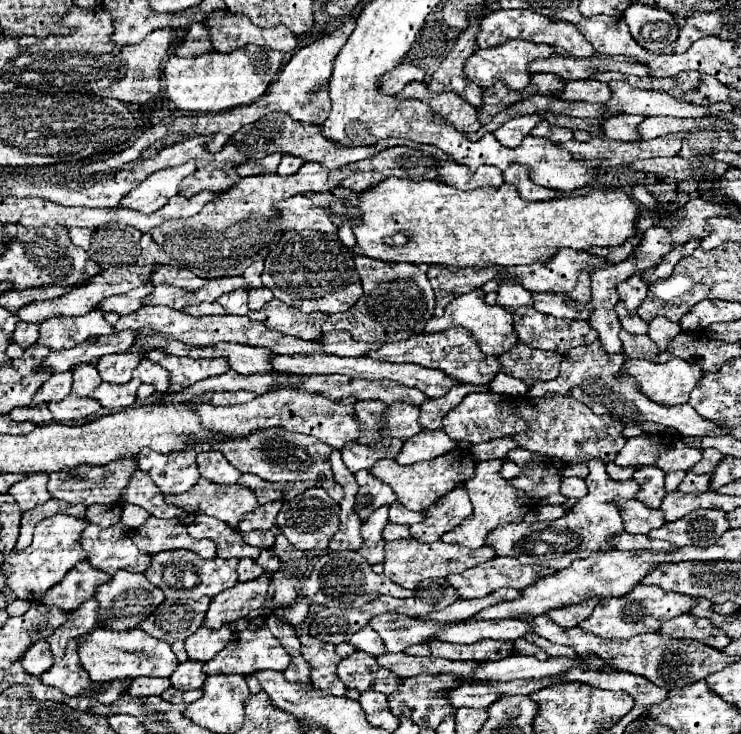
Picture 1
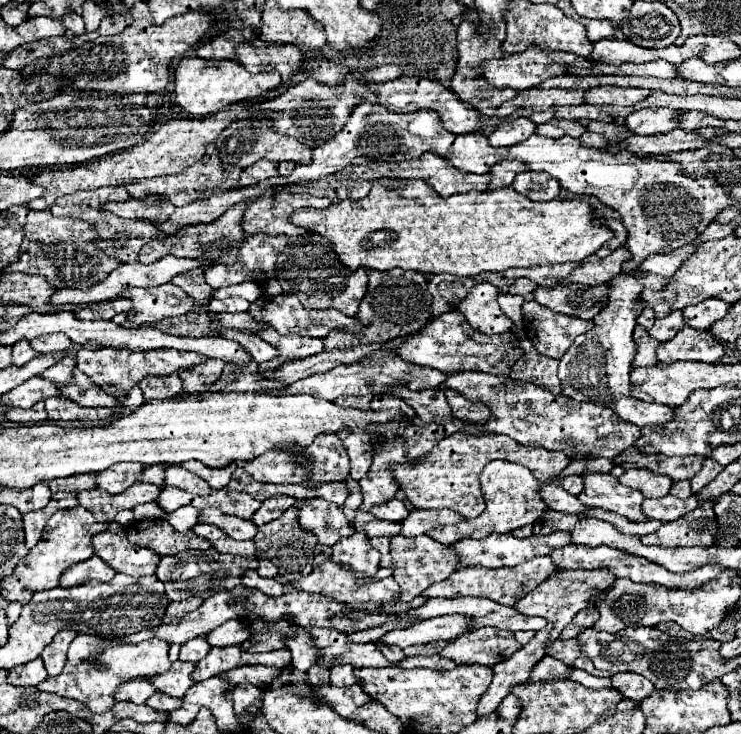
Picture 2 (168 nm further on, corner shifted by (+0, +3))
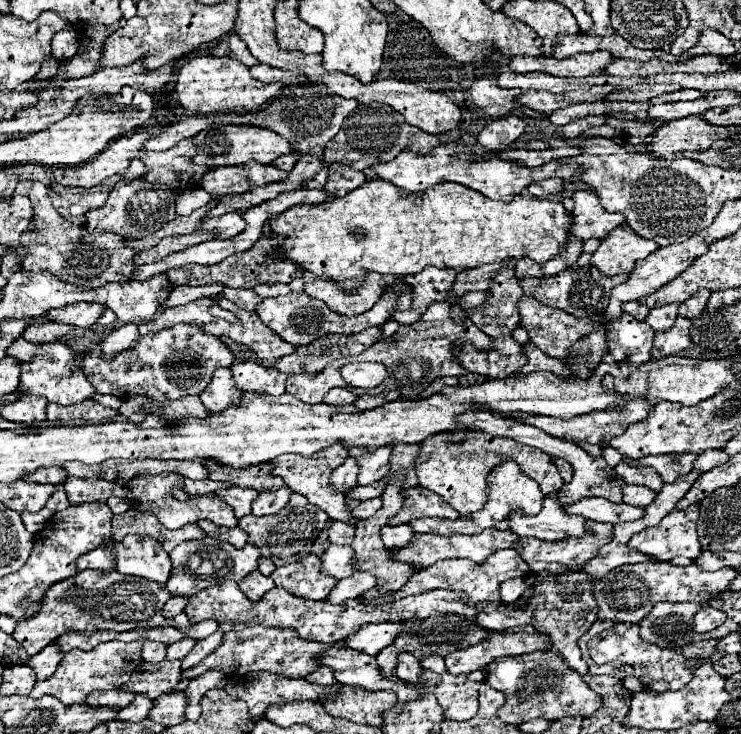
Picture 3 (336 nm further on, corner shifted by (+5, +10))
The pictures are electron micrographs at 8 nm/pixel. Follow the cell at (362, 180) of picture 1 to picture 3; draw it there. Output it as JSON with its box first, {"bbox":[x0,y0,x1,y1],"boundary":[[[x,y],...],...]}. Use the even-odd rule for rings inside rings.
{"bbox":[326,166,366,196],"boundary":[[[332,166],[332,168],[328,168],[328,172],[330,172],[330,176],[326,180],[326,186],[336,196],[346,194],[346,192],[350,192],[350,190],[354,190],[366,182],[364,172],[354,170],[350,166]]]}

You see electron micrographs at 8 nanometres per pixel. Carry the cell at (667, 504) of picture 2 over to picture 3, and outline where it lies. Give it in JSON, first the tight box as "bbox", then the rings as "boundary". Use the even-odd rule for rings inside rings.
{"bbox":[622,482,656,506],"boundary":[[[624,482],[622,484],[622,502],[630,504],[630,506],[648,506],[652,504],[652,500],[656,498],[656,492],[648,490],[646,486],[634,486],[634,484],[628,484]]]}

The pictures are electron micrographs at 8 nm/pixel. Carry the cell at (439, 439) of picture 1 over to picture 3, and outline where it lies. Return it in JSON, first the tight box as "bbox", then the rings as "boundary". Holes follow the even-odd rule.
{"bbox":[348,446,392,486],"boundary":[[[382,446],[380,450],[374,450],[372,454],[368,454],[368,450],[350,448],[348,456],[356,458],[358,468],[360,468],[358,484],[366,486],[388,474],[388,458],[392,456],[392,446]]]}

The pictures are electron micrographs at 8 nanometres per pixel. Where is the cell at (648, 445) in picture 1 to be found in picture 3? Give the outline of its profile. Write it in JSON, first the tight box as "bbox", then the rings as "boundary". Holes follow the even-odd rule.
{"bbox":[638,454,694,482],"boundary":[[[662,454],[662,456],[648,456],[644,460],[638,460],[640,466],[652,466],[662,480],[674,482],[676,478],[688,474],[692,470],[692,462],[694,462],[694,454]]]}

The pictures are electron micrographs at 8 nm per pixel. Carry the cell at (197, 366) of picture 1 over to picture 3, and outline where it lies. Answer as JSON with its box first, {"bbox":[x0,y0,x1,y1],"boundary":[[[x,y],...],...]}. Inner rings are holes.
{"bbox":[200,368,242,412],"boundary":[[[220,368],[216,370],[212,382],[208,384],[208,390],[200,394],[200,400],[210,412],[224,412],[230,406],[238,406],[242,400],[242,390],[236,388],[232,380],[232,370],[230,368]]]}

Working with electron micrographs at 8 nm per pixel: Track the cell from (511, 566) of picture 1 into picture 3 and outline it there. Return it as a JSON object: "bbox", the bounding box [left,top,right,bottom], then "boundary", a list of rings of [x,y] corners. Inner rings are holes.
{"bbox":[392,548,530,604],"boundary":[[[508,548],[508,550],[498,550],[496,554],[492,554],[490,558],[486,558],[480,564],[468,562],[468,560],[436,562],[424,570],[418,570],[416,574],[412,574],[412,578],[408,580],[408,586],[402,586],[402,590],[398,590],[392,596],[394,596],[394,600],[400,600],[400,598],[422,594],[428,590],[452,590],[452,592],[460,592],[462,602],[466,602],[466,604],[476,604],[482,600],[498,602],[500,600],[500,584],[504,580],[510,580],[516,576],[528,576],[528,574],[530,574],[528,564],[520,558],[520,554],[516,550]]]}

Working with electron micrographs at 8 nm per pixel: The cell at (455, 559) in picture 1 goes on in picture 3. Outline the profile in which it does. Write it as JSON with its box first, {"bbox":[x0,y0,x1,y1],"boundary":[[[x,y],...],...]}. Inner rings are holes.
{"bbox":[380,524,412,548],"boundary":[[[400,524],[400,526],[384,526],[380,530],[382,542],[386,548],[400,548],[400,546],[408,546],[408,542],[412,540],[412,528],[408,524]]]}

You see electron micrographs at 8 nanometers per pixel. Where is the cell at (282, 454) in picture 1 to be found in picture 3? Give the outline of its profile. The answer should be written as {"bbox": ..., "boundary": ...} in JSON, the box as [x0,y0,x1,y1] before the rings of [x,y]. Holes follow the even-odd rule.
{"bbox":[274,446,358,524],"boundary":[[[330,446],[328,450],[320,450],[312,456],[300,456],[300,454],[284,454],[284,458],[276,458],[274,460],[274,472],[276,476],[282,476],[286,486],[292,492],[298,492],[302,496],[306,496],[310,500],[310,504],[322,508],[332,520],[342,520],[342,522],[352,522],[356,524],[358,520],[352,518],[352,514],[346,510],[346,498],[344,494],[336,494],[336,490],[332,490],[332,486],[328,486],[330,474],[346,460],[346,448],[344,446]]]}

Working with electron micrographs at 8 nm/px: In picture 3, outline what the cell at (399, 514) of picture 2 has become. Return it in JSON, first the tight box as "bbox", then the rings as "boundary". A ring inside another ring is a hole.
{"bbox":[352,498,382,520],"boundary":[[[382,498],[364,500],[364,502],[360,502],[360,504],[352,510],[352,516],[354,516],[354,518],[360,518],[360,520],[370,518],[372,514],[376,514],[376,510],[380,510],[380,506],[382,506]]]}

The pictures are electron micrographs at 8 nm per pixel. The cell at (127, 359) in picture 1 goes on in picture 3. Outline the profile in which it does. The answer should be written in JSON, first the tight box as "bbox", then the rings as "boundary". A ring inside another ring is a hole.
{"bbox":[84,324,234,402],"boundary":[[[176,324],[166,330],[150,332],[136,342],[136,350],[118,354],[112,362],[102,362],[100,342],[90,342],[84,352],[84,376],[100,394],[112,394],[120,400],[144,394],[156,402],[178,400],[184,396],[200,396],[216,368],[234,364],[234,354],[220,338],[204,332],[194,324]]]}

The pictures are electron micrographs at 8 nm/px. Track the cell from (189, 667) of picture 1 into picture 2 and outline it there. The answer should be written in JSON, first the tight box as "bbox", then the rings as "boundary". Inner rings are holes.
{"bbox":[151,659,195,697],"boundary":[[[177,659],[167,673],[155,675],[151,681],[161,693],[169,693],[171,697],[183,697],[187,693],[187,689],[193,687],[193,683],[195,683],[193,671],[195,671],[193,663],[185,663],[185,661]]]}

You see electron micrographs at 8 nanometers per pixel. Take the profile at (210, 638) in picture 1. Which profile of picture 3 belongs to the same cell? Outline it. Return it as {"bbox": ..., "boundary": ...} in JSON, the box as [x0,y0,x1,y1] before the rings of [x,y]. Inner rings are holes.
{"bbox":[166,638,196,660],"boundary":[[[182,638],[182,640],[178,640],[178,642],[174,642],[174,644],[170,644],[166,650],[166,660],[182,660],[190,650],[192,650],[192,646],[196,644],[196,640],[192,640],[192,638]]]}

